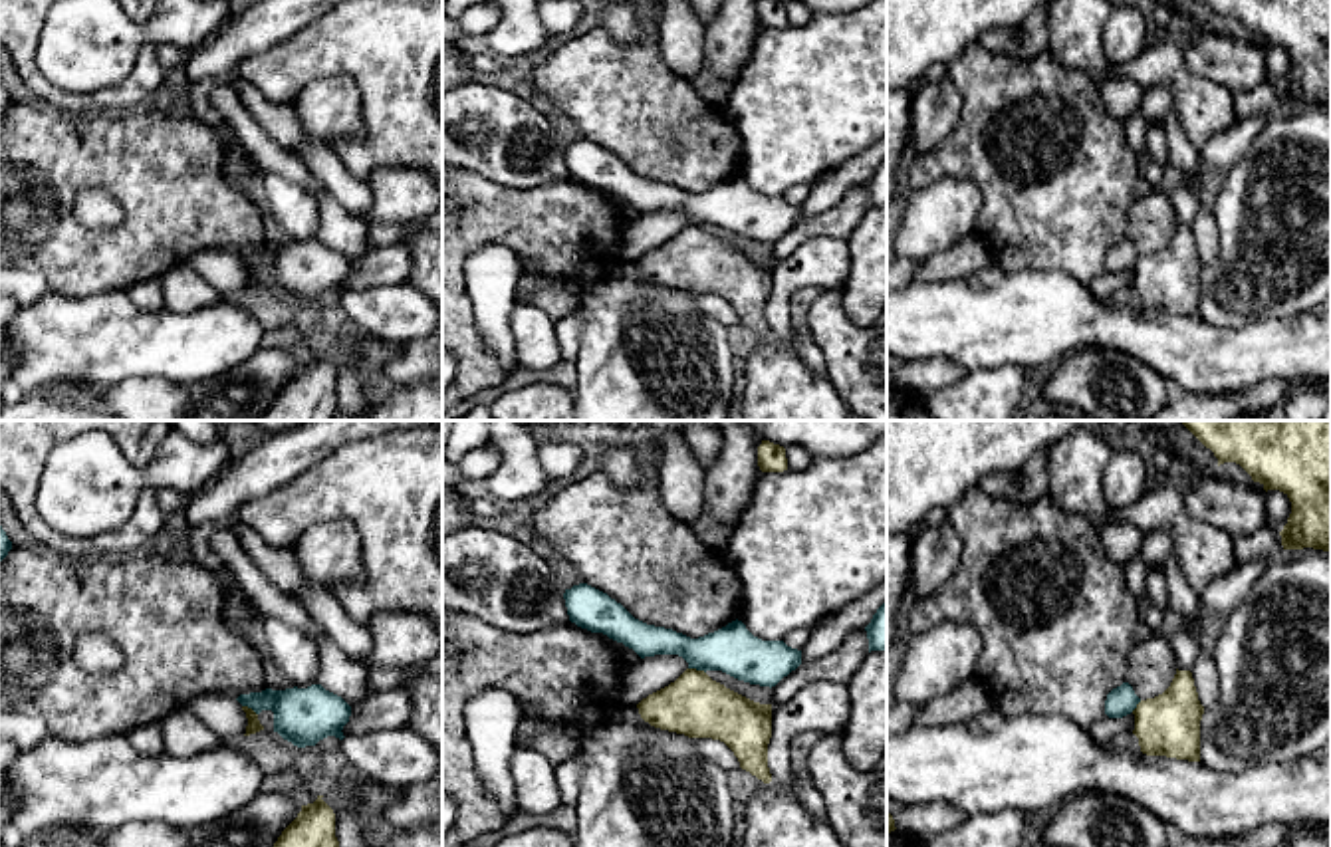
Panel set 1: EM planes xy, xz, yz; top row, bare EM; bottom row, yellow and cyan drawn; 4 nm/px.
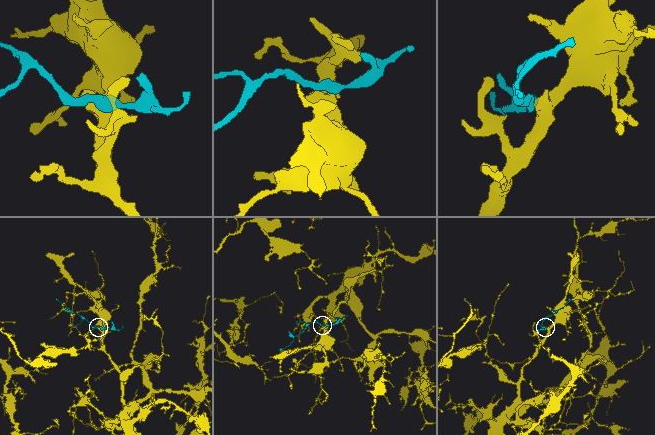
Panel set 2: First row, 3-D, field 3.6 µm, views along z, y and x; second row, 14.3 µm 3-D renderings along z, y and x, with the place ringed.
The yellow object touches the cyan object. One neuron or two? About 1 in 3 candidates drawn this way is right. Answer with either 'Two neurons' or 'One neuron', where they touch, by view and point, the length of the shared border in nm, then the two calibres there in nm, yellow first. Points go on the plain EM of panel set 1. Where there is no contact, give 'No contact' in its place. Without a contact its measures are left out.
Two neurons. Touches yellow at xz (695, 225). Shared border 80 nm. Thickness 260 nm (yellow) against 200 nm

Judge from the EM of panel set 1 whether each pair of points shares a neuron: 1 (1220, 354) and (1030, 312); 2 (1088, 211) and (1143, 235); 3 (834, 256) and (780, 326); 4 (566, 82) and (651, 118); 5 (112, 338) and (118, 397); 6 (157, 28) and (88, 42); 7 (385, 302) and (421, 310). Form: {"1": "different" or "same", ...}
{"1": "same", "2": "different", "3": "same", "4": "same", "5": "different", "6": "same", "7": "same"}

